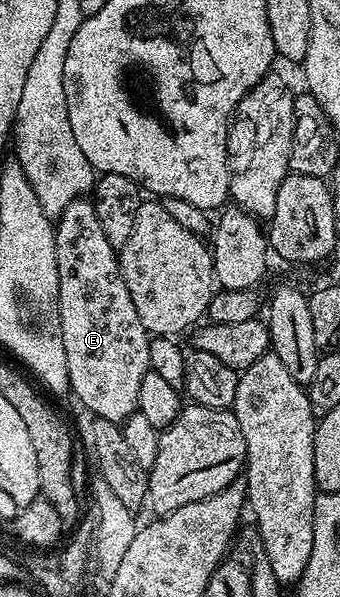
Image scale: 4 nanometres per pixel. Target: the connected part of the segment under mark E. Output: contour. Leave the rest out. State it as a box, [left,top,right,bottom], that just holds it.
[55,197,151,424]

